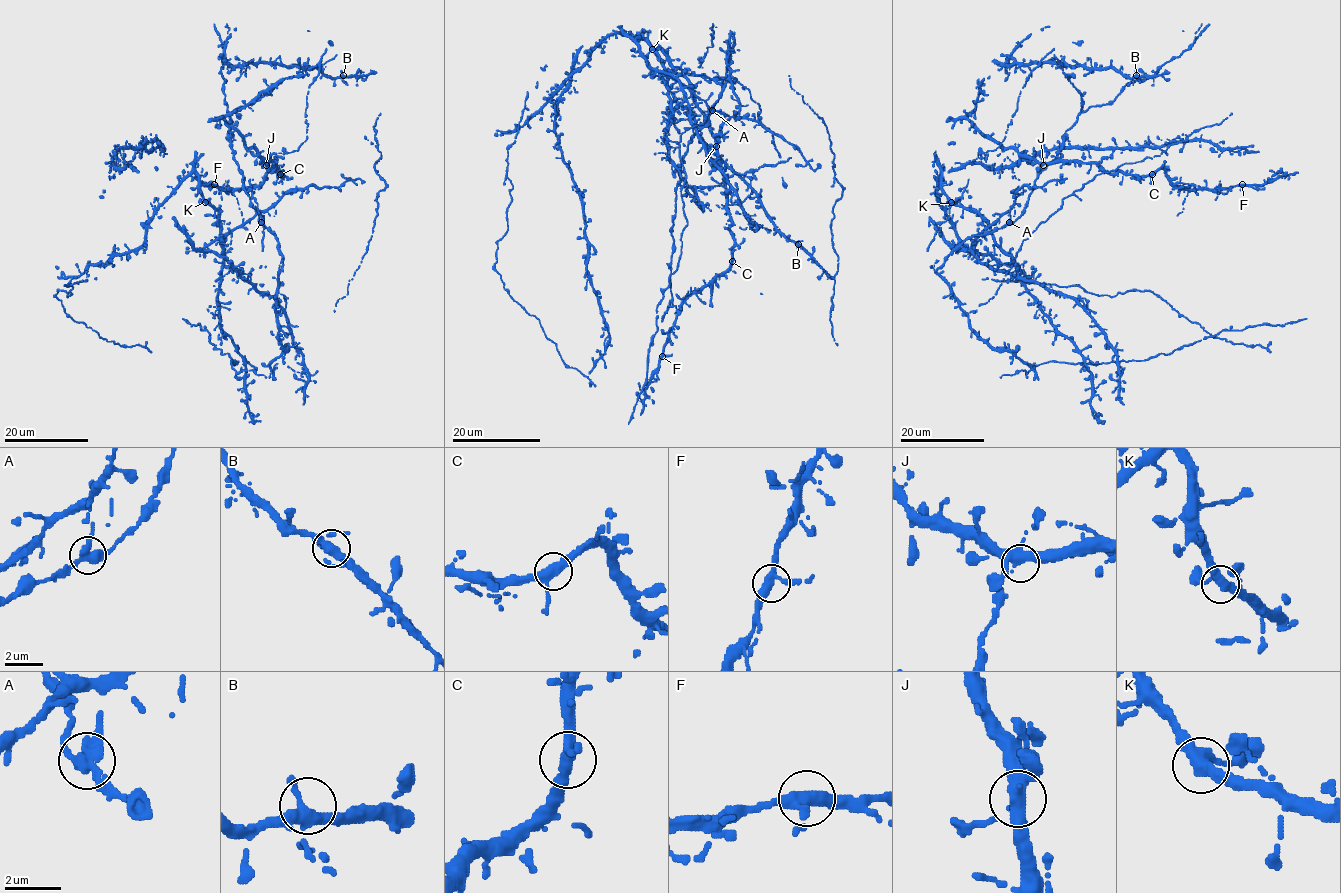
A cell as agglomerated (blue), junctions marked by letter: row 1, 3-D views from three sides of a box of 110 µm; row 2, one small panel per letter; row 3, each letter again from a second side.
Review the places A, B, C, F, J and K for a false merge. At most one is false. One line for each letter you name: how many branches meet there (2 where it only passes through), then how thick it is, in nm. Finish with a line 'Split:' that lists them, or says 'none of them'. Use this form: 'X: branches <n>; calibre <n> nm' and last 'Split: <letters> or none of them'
A: branches 3; calibre 380 nm
Split: A

